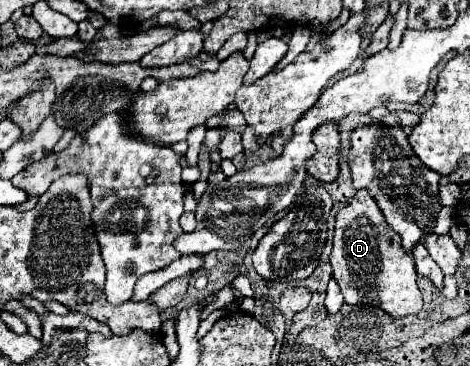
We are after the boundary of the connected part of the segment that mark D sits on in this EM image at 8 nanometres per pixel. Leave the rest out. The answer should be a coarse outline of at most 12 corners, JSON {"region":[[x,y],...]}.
{"region":[[364,189],[336,215],[348,305],[420,311],[414,261]]}

